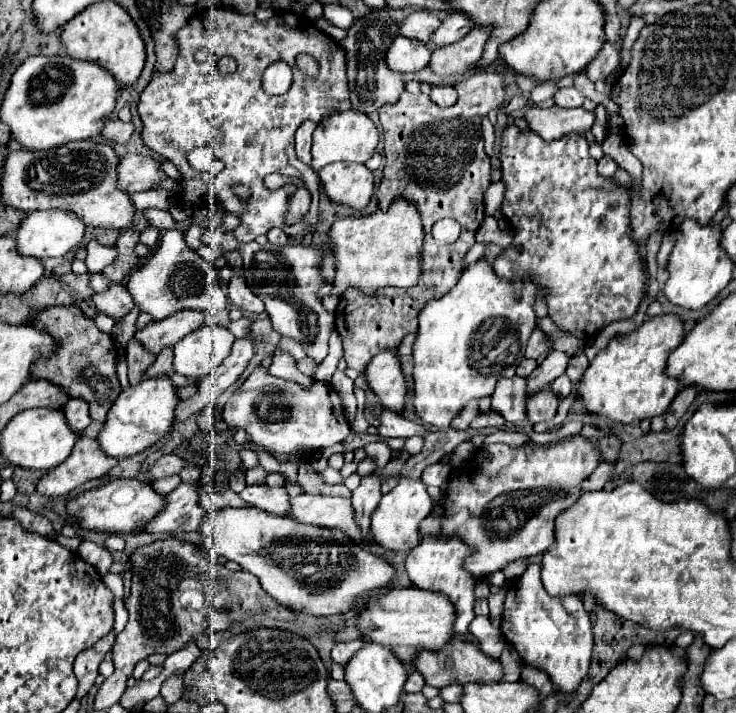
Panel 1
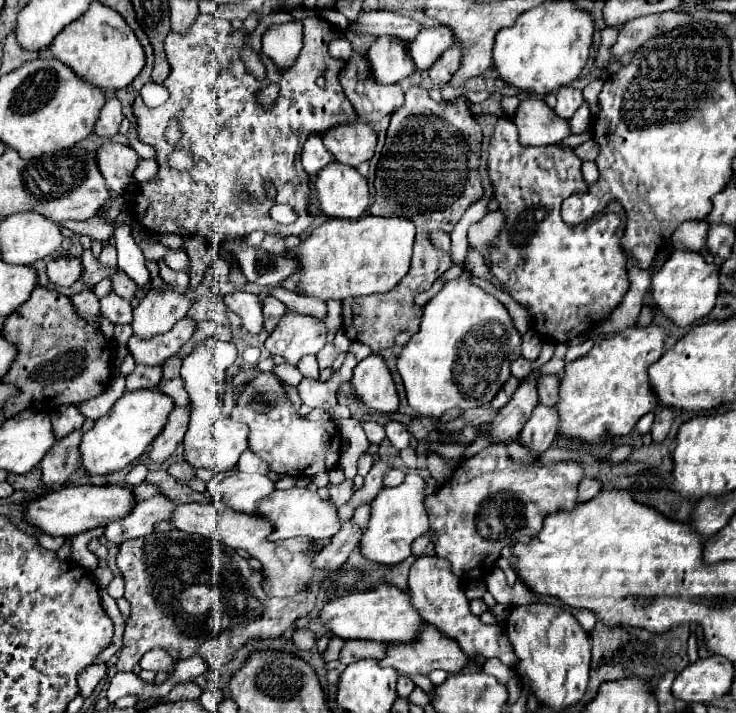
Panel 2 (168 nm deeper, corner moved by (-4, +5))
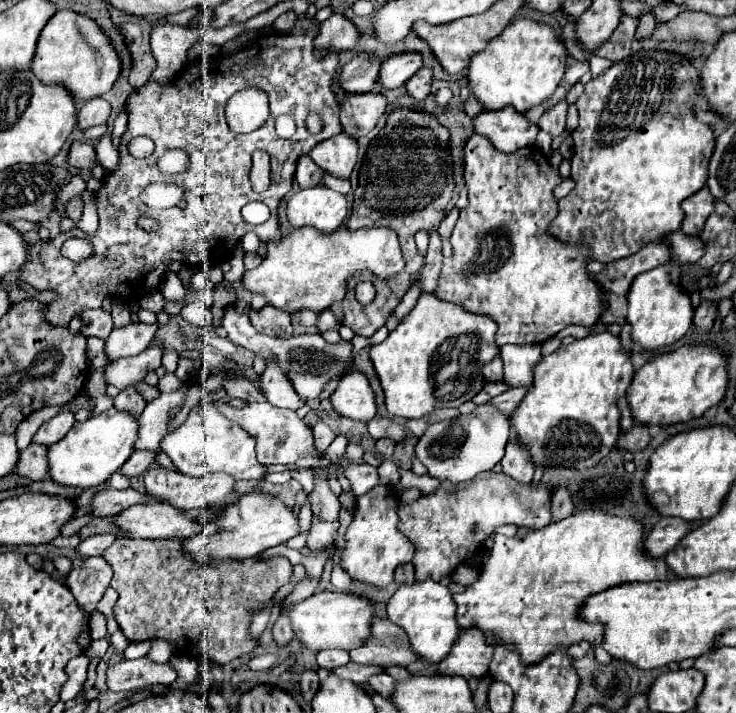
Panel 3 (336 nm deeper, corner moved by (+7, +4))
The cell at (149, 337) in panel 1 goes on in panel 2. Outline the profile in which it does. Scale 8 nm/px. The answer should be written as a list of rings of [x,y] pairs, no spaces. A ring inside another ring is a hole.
[[[182,319],[172,327],[172,331],[158,335],[156,339],[136,339],[130,337],[128,347],[136,365],[162,365],[170,355],[174,355],[194,333],[196,323]]]

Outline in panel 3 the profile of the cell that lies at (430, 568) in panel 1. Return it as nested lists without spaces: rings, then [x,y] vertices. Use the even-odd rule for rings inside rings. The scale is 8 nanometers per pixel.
[[[435,580],[401,584],[399,590],[387,602],[387,614],[393,624],[405,628],[411,640],[411,648],[425,662],[441,662],[449,654],[453,642],[459,638],[461,632],[455,620],[453,594],[449,592],[447,586],[441,586]]]

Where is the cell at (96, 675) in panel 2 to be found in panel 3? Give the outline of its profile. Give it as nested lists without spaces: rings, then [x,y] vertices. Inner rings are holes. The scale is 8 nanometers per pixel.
[[[103,638],[103,640],[93,640],[85,654],[87,654],[87,658],[89,658],[89,660],[95,660],[95,658],[97,658],[97,660],[101,660],[101,658],[105,656],[107,648],[109,648],[109,642],[107,642],[105,638]]]

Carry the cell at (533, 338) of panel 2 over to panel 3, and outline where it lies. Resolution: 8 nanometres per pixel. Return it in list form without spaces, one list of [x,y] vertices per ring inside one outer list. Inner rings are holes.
[[[507,344],[501,348],[501,358],[503,358],[503,380],[509,386],[531,386],[533,384],[533,368],[541,360],[541,346],[531,344],[531,346],[515,346]]]

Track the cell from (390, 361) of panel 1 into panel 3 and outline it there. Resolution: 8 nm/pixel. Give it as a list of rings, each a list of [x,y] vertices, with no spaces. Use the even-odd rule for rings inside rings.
[[[351,370],[339,380],[337,390],[331,394],[331,404],[339,414],[361,422],[369,422],[377,414],[371,384],[359,370]]]

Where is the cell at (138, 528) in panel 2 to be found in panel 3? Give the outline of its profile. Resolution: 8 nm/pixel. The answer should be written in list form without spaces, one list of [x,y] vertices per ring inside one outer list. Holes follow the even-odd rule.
[[[95,534],[95,536],[85,538],[77,546],[77,550],[81,556],[101,556],[113,542],[115,542],[113,534]]]

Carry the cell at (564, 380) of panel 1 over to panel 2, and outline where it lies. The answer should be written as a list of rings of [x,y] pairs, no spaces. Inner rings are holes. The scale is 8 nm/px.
[[[544,375],[536,381],[538,387],[538,403],[554,407],[558,399],[558,377],[556,375]]]

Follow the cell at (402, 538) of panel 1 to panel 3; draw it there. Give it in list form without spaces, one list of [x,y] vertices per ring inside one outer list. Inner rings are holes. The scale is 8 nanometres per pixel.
[[[383,484],[369,490],[365,496],[357,498],[355,514],[345,534],[347,544],[341,558],[343,568],[349,572],[353,580],[383,588],[393,582],[393,572],[397,564],[405,564],[413,560],[415,544],[409,540],[409,536],[405,536],[405,532],[399,530],[397,508],[399,508],[397,492]]]

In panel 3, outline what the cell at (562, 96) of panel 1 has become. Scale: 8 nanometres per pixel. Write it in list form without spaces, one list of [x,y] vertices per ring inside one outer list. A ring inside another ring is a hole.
[[[561,100],[557,102],[555,106],[547,108],[545,114],[541,116],[539,120],[539,128],[549,132],[553,138],[559,136],[563,130],[565,130],[565,118],[567,118],[567,100]]]

